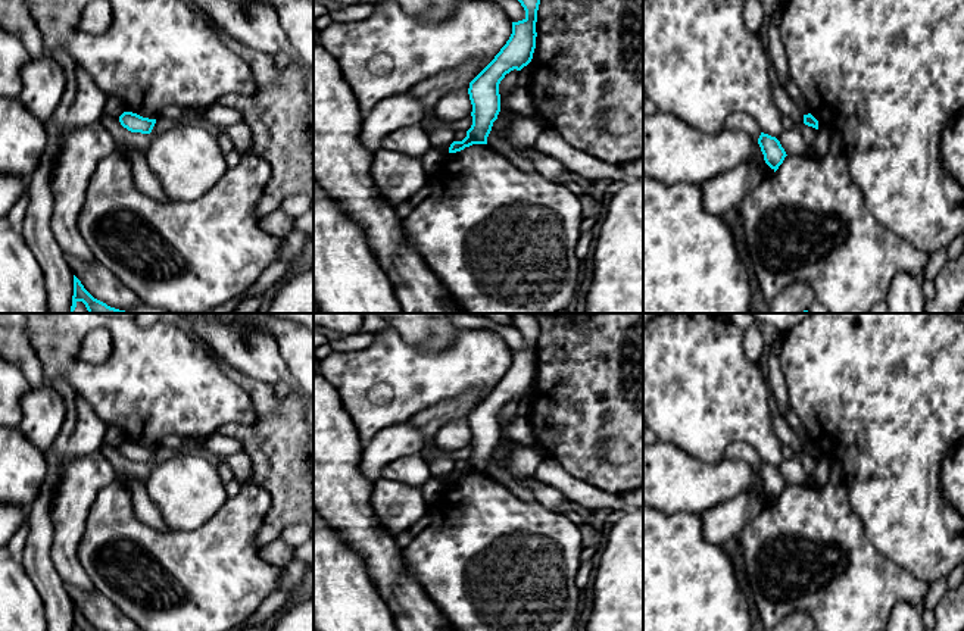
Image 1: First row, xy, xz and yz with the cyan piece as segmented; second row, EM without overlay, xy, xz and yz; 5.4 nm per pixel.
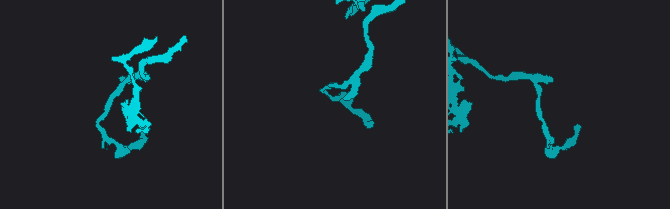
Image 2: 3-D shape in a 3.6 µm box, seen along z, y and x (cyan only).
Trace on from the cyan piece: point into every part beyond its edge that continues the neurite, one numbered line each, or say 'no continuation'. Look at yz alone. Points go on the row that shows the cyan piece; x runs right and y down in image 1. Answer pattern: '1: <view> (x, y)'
no continuation

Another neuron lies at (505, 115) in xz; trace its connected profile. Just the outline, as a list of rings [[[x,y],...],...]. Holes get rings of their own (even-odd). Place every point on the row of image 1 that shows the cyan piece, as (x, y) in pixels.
[[[499,84],[499,94],[500,94],[500,112],[497,115],[497,121],[500,121],[505,125],[505,128],[500,129],[499,134],[505,135],[509,122],[514,121],[517,115],[511,109],[506,107],[506,97],[511,93],[502,90],[500,84]]]

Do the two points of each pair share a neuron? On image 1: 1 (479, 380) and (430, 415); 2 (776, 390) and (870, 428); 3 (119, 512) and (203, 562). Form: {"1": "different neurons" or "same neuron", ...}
{"1": "different neurons", "2": "different neurons", "3": "same neuron"}

